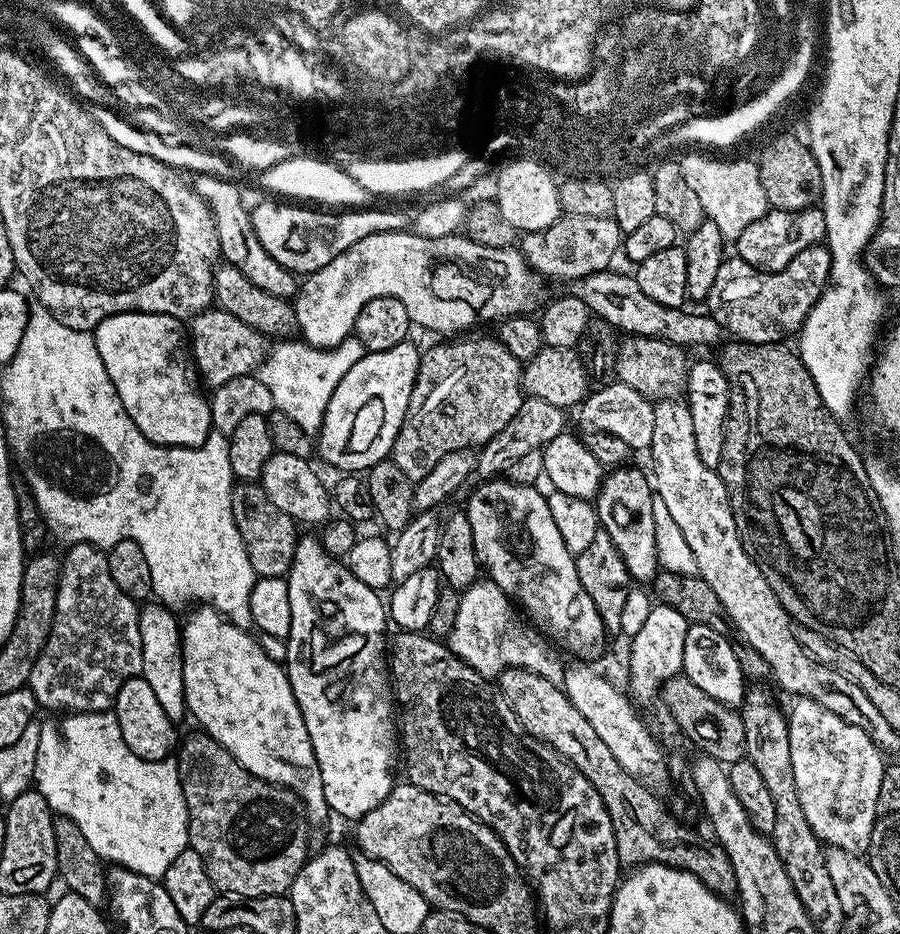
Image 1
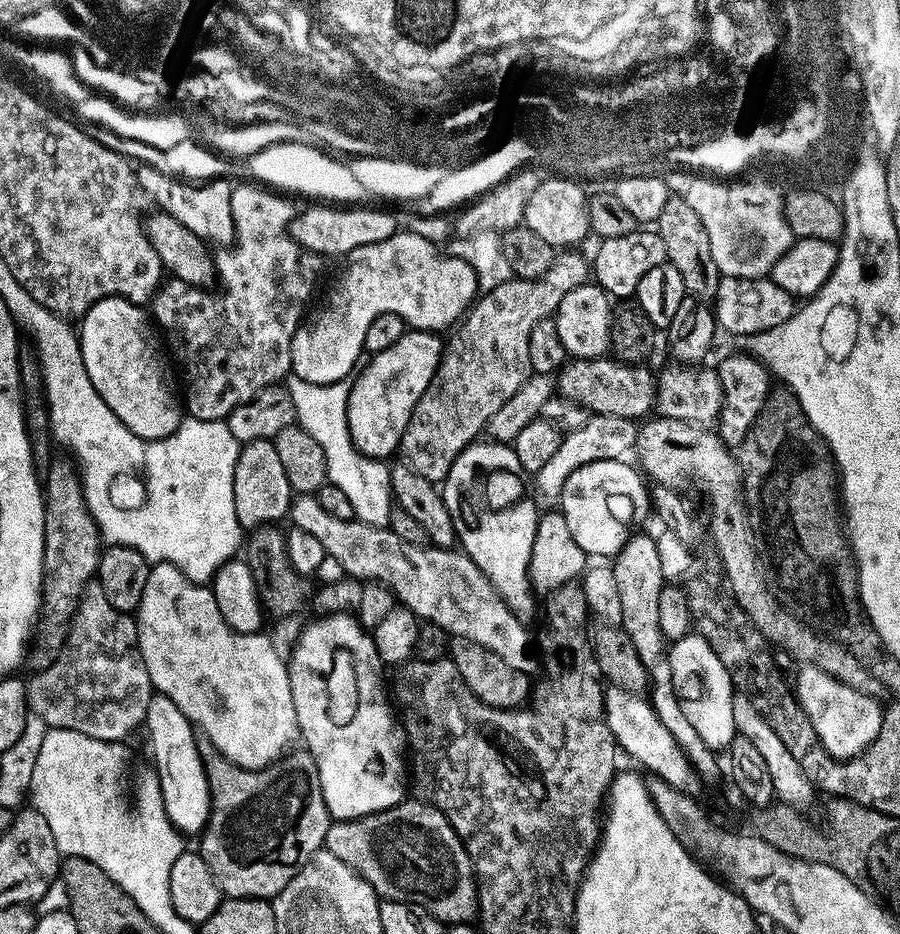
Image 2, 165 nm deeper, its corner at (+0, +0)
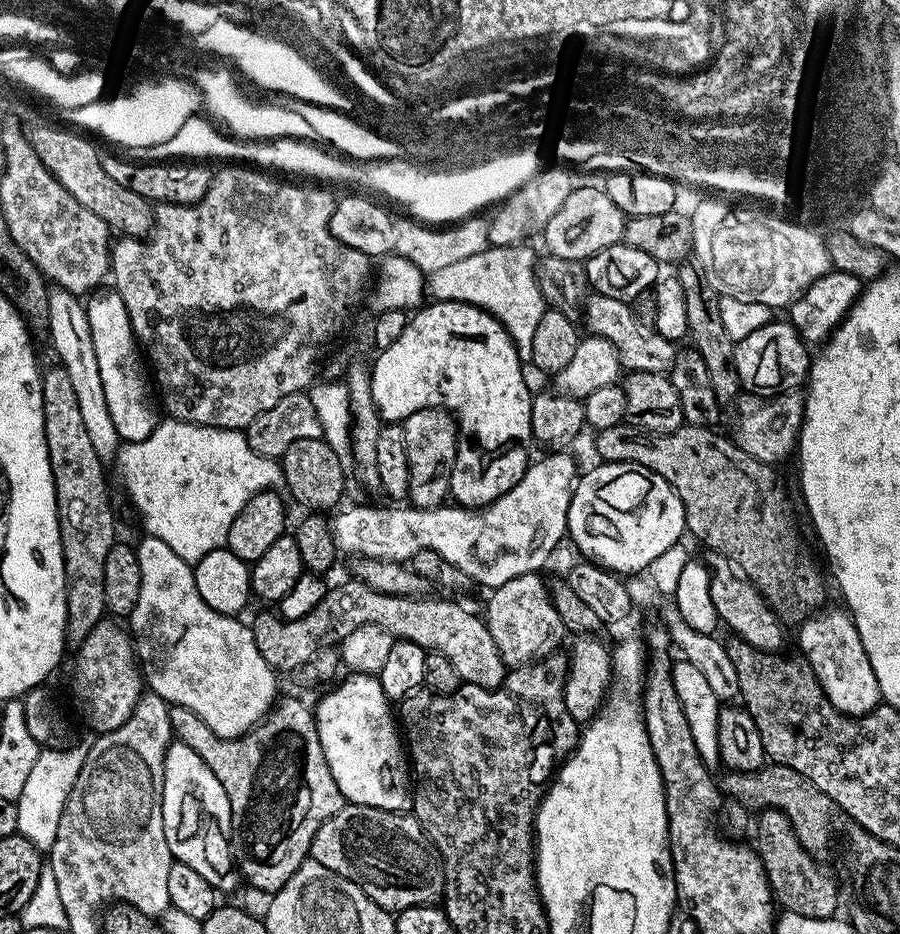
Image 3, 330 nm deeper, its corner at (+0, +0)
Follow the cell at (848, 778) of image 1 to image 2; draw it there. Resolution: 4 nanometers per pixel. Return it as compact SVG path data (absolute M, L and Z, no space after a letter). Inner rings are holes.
M804 666L799 671L794 676L794 691L824 749L834 759L842 761L869 751L884 721L881 701L875 696L867 696L846 686L817 668Z

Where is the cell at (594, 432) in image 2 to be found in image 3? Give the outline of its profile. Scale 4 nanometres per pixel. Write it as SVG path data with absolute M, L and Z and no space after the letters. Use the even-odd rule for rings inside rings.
M565 450L562 452L547 453L544 455L544 458L538 461L535 459L528 466L527 470L524 471L523 478L520 479L510 491L499 496L495 502L481 510L466 509L457 505L454 505L454 507L450 506L451 504L443 504L436 508L418 508L408 504L389 504L390 506L384 506L382 508L378 506L356 506L350 510L346 510L340 513L336 518L333 517L331 523L336 549L341 553L350 551L362 552L360 554L369 559L388 560L396 563L410 562L414 555L418 554L419 550L432 549L435 553L439 554L440 557L444 558L446 562L450 562L451 565L462 570L462 572L468 576L469 581L486 587L486 590L496 589L500 585L505 584L505 582L508 582L508 580L512 580L512 578L516 578L526 573L539 573L549 560L556 546L561 542L562 538L565 539L565 536L567 535L569 504L572 501L572 491L575 488L575 482L580 472L572 454L573 453Z

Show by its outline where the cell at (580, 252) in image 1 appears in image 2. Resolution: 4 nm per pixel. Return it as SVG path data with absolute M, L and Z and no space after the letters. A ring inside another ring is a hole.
M564 250L555 257L552 268L546 270L538 280L521 280L511 278L494 289L485 291L468 309L466 315L455 325L453 334L442 348L440 364L432 375L428 389L414 406L410 422L400 440L399 451L404 452L403 459L422 478L441 482L448 476L452 463L461 459L462 453L469 444L481 435L480 431L510 405L510 397L518 391L518 386L526 382L532 366L530 338L534 326L542 319L551 317L556 308L578 286L589 283L590 264L579 256L579 251Z

